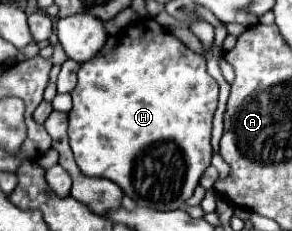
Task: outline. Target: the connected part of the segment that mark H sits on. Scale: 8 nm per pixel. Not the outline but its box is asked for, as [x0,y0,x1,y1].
[68,23,218,211]

